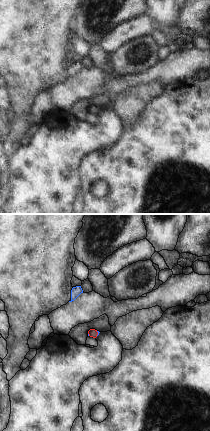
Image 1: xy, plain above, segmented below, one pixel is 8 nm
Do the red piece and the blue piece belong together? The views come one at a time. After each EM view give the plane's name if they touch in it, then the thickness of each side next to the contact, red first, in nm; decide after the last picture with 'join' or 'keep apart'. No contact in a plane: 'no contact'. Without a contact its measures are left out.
xy | 70/20 nm

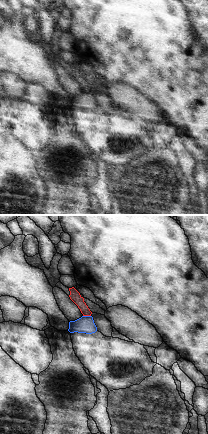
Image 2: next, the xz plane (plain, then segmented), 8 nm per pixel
xz | 90/140 nm

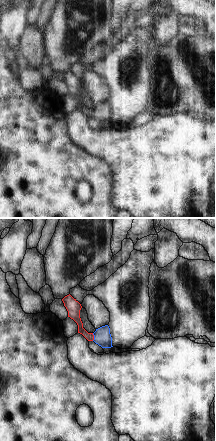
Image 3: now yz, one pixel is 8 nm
yz | 100/140 nm

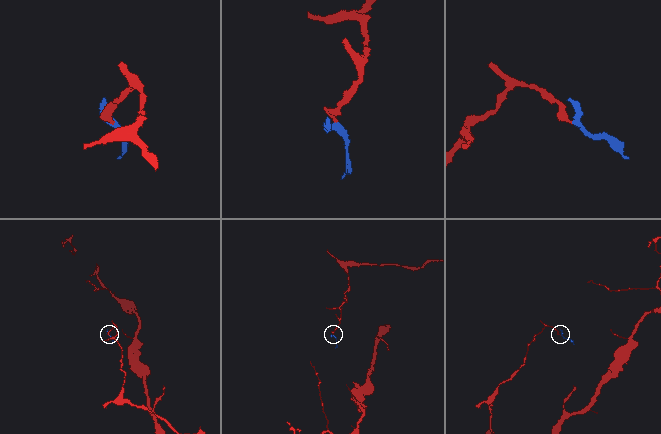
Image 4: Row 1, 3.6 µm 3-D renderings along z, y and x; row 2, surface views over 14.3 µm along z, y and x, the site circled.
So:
join

